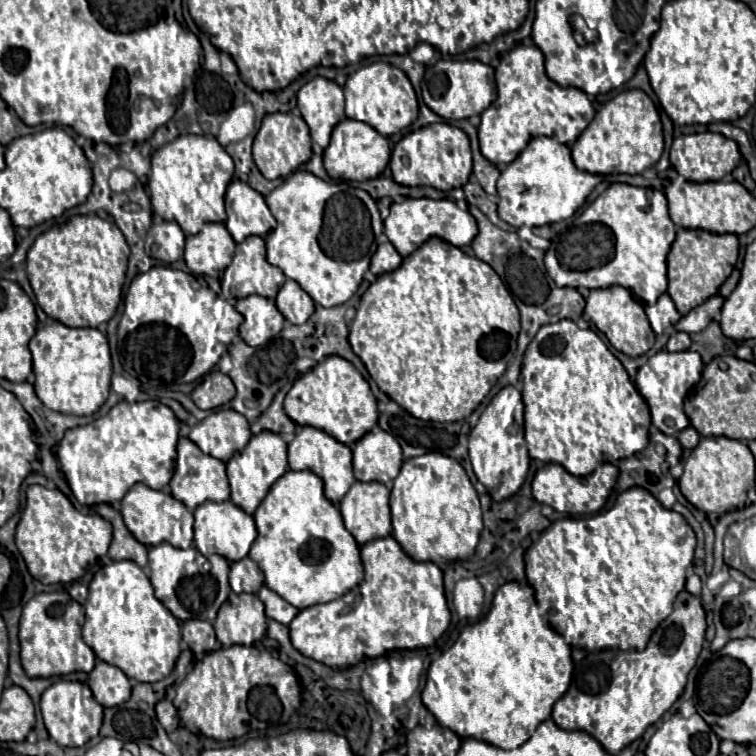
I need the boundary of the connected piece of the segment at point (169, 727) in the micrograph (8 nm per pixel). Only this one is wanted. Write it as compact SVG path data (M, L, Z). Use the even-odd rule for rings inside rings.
M165 699L159 701L155 705L155 713L157 713L157 719L167 733L173 733L179 727L179 715L177 715L177 709L173 707L171 701L165 701Z

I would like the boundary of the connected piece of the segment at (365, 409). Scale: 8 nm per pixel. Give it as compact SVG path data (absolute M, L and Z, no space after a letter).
M331 355L315 369L299 377L285 397L285 413L297 425L311 425L327 431L333 439L343 445L359 441L371 427L377 425L377 401L363 379L347 359Z

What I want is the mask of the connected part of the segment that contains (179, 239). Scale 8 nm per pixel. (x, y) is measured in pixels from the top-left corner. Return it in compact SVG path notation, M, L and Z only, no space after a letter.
M155 219L147 233L147 251L149 247L155 245L157 249L153 251L153 257L163 261L163 263L173 263L179 257L183 257L183 247L185 247L185 233L177 223L165 221L165 219Z

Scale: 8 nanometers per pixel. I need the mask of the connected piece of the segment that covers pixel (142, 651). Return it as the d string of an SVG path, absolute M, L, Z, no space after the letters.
M117 561L107 567L101 567L95 573L93 581L89 583L89 597L83 607L85 610L83 641L93 649L97 659L119 667L129 679L135 679L141 683L157 683L171 673L181 653L179 649L181 627L179 627L179 621L173 617L173 613L161 601L155 599L151 581L137 563Z

